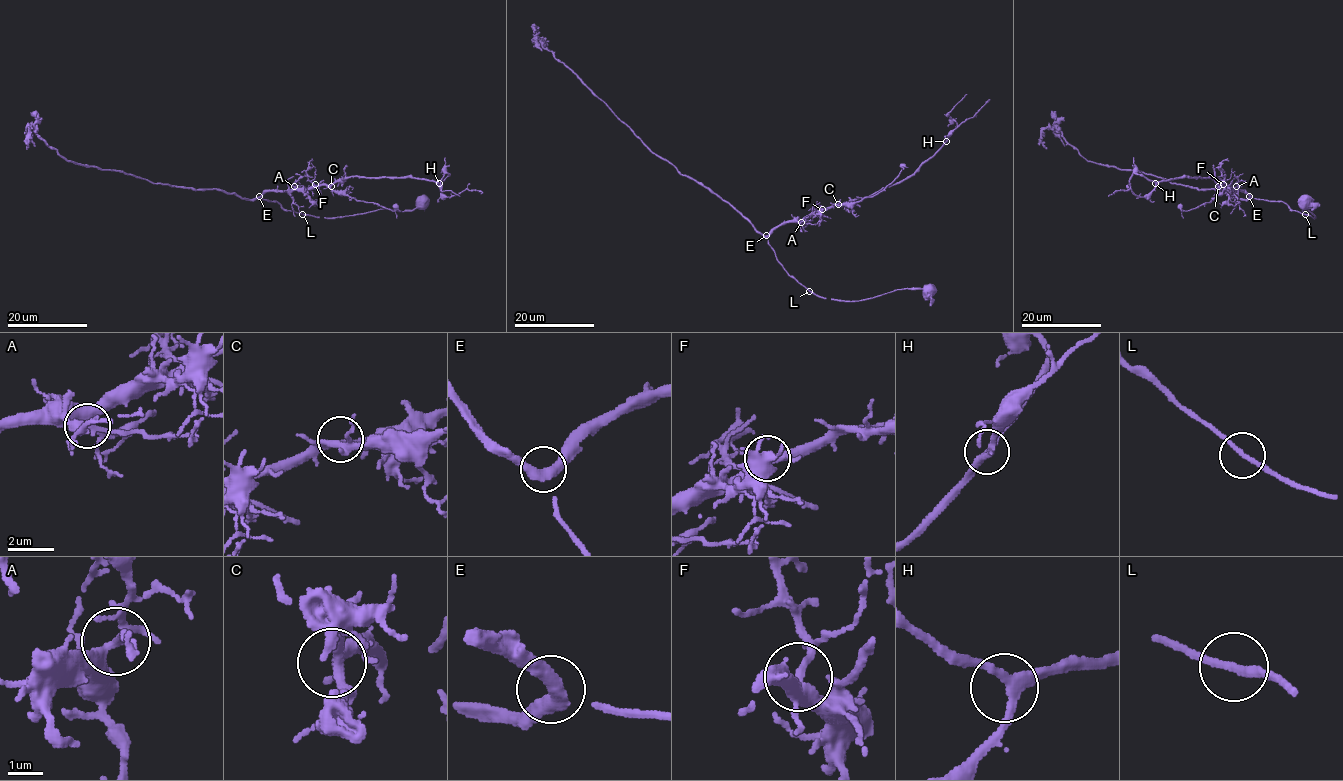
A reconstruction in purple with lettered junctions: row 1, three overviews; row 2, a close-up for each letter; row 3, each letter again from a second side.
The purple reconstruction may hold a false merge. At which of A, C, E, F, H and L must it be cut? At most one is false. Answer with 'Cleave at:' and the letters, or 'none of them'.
Cleave at: none of them

